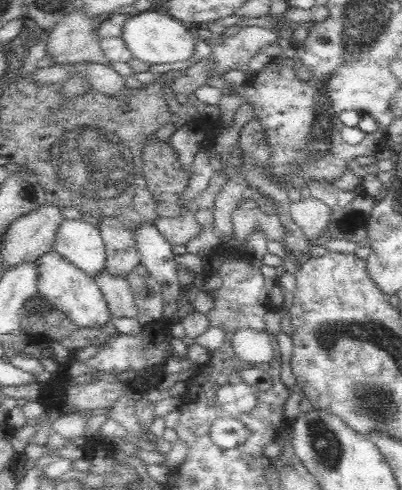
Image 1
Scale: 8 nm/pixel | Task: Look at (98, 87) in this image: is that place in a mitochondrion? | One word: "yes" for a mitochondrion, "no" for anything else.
no

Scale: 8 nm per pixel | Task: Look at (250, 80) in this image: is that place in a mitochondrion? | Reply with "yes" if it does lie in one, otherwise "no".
no

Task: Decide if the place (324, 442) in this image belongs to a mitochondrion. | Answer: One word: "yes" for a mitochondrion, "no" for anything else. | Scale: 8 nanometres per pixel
yes

